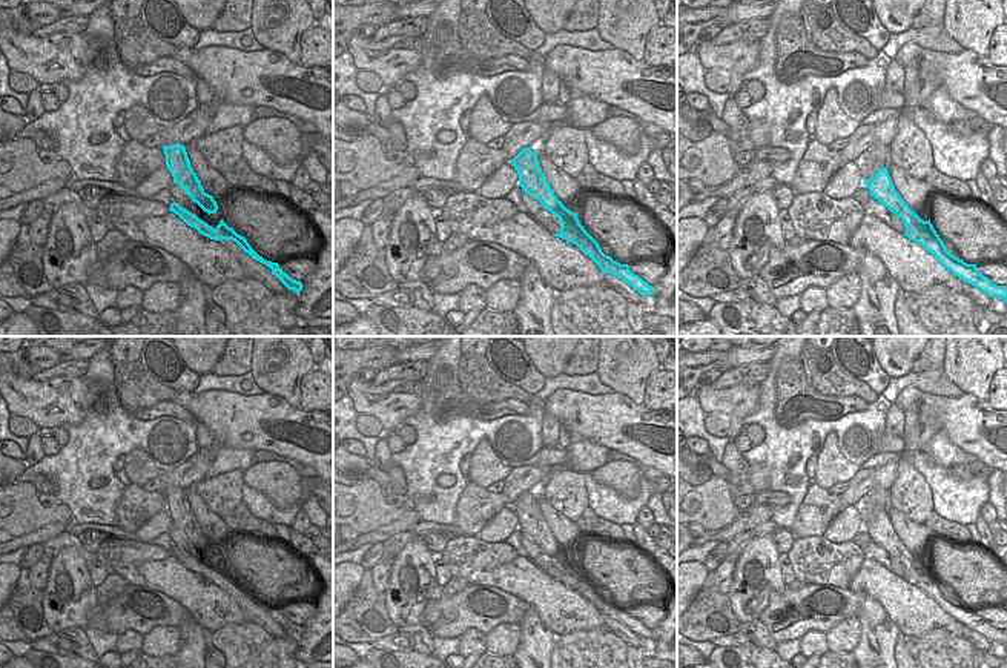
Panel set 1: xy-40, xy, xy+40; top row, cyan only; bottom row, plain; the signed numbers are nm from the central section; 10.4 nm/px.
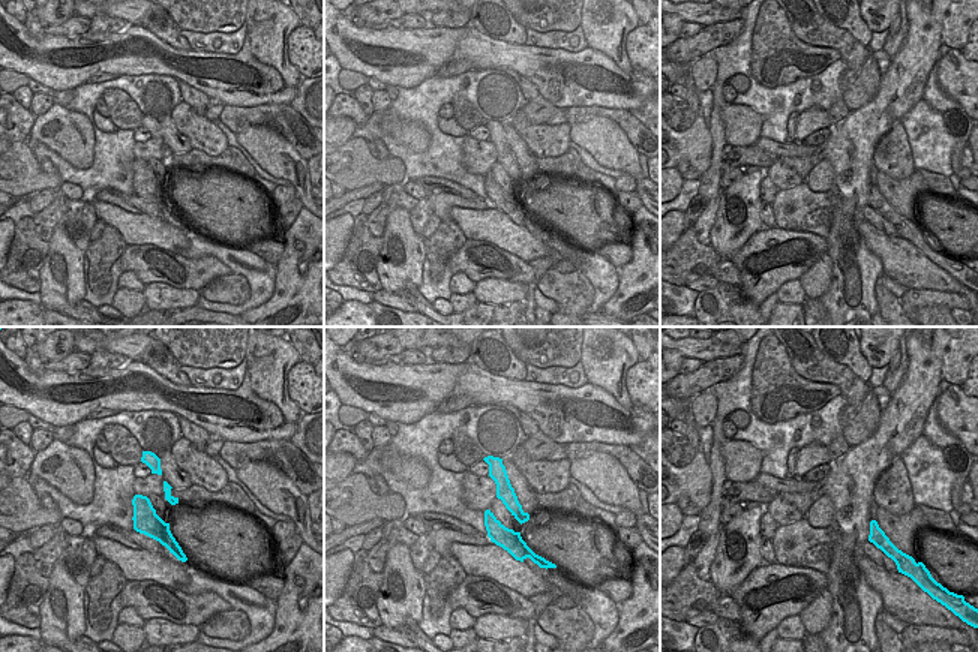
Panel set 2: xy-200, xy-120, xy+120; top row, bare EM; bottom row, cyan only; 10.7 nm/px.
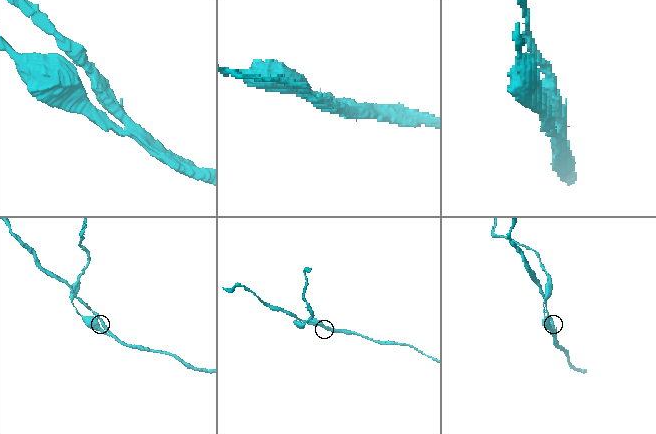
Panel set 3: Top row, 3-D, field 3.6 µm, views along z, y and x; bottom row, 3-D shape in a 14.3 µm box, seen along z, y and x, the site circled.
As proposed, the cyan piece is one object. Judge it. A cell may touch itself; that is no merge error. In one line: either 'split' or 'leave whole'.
split

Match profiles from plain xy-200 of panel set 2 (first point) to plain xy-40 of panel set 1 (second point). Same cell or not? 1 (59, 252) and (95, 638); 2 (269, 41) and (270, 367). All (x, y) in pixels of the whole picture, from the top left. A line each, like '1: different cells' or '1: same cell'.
1: different cells
2: same cell

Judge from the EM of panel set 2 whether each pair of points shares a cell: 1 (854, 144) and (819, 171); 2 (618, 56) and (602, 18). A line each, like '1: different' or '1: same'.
1: different
2: same

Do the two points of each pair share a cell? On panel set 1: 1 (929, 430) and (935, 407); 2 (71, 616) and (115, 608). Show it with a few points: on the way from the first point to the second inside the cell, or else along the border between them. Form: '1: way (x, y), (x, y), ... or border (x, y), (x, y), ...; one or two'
1: border (918, 410), (934, 413), (941, 429); two
2: border (97, 604), (88, 611), (85, 627); two

